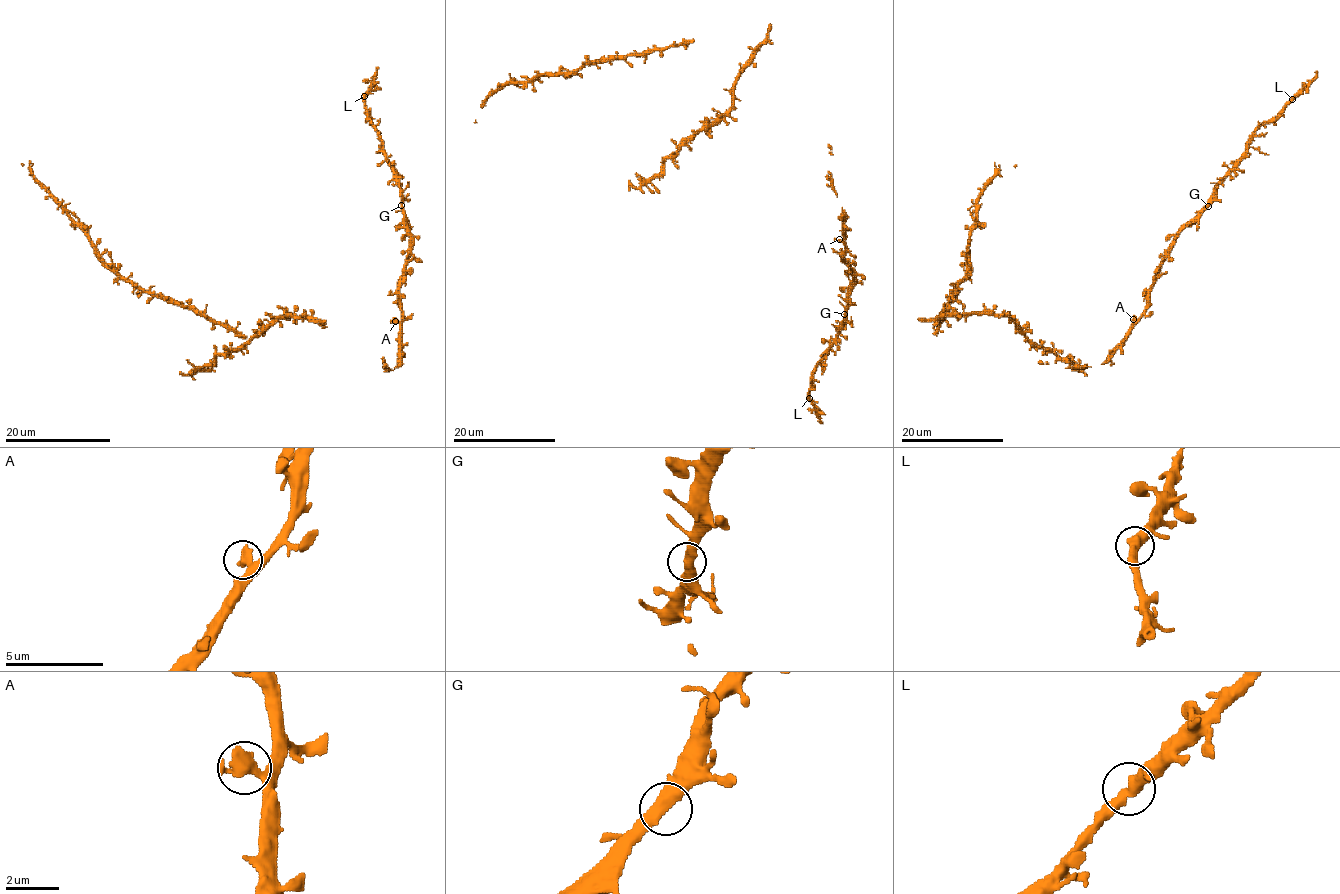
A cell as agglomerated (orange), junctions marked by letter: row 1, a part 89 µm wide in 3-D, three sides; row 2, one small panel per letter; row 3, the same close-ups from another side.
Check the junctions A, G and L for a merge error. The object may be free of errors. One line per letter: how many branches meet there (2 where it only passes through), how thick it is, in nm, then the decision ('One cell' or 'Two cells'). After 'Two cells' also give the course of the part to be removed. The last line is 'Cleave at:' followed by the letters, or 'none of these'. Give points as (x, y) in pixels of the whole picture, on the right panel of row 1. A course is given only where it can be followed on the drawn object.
A: Branches: 1. Thickness 500 nm. One cell
G: Branches: 2. Thickness 480 nm. One cell
L: Branches: 2. Thickness 440 nm. One cell
Cleave at: none of these

